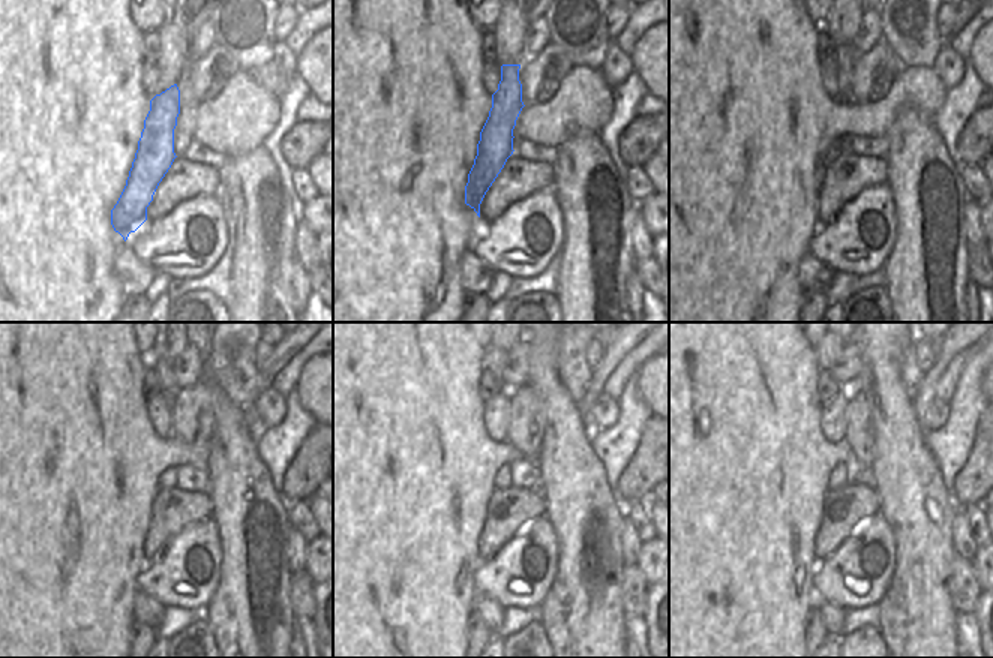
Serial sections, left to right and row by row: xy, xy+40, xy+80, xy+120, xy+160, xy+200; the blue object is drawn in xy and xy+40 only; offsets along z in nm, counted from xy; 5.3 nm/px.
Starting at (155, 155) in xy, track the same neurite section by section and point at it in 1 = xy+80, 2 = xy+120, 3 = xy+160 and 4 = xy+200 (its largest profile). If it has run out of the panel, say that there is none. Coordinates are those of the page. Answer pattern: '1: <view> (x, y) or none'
1: xy+80 (845, 56)
2: xy+120 (162, 367)
3: xy+160 (494, 358)
4: xy+200 (827, 352)

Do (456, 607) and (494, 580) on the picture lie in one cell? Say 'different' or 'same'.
different

